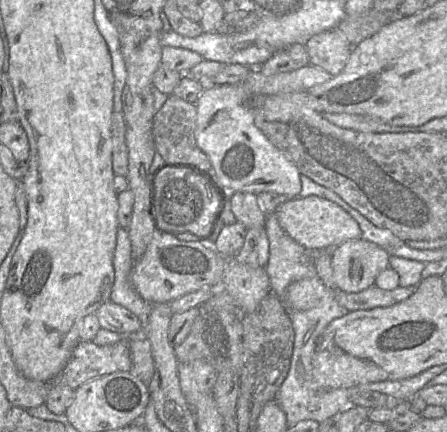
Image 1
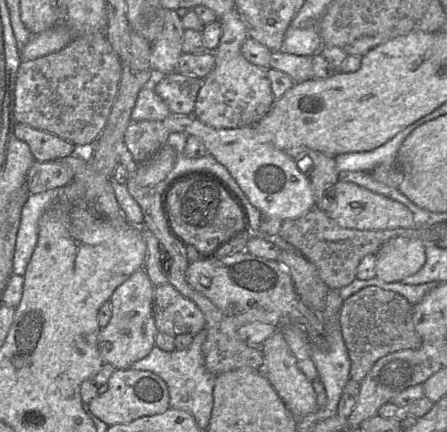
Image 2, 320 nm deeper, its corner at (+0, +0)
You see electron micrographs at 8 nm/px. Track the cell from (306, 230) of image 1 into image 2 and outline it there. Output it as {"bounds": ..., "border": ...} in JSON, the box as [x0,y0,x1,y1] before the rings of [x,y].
{"bounds":[326,181,415,231],"border":[[[338,181],[331,189],[331,211],[326,213],[339,226],[348,229],[377,231],[415,227],[413,213],[404,204],[347,181]]]}

